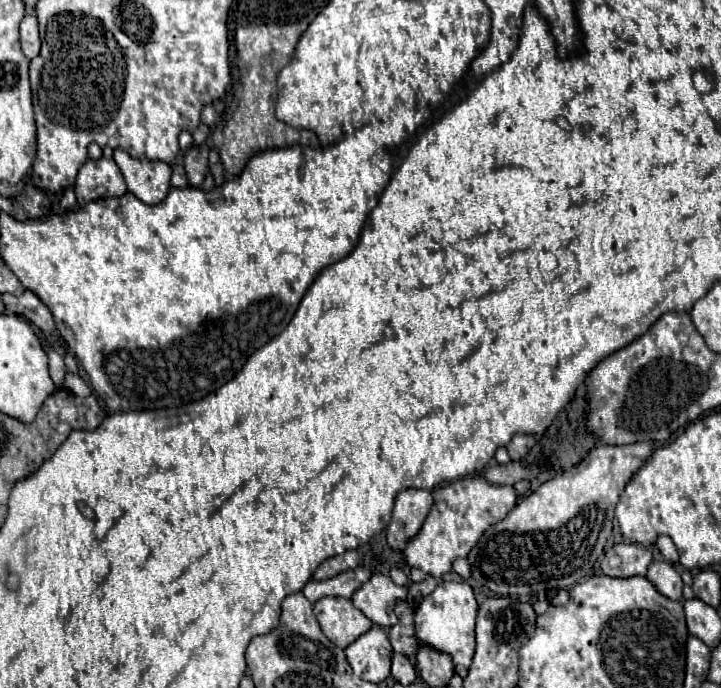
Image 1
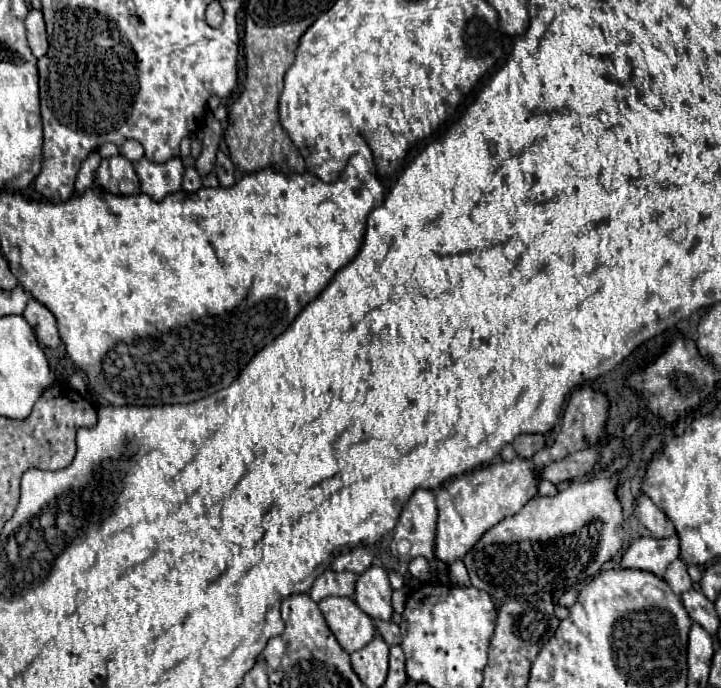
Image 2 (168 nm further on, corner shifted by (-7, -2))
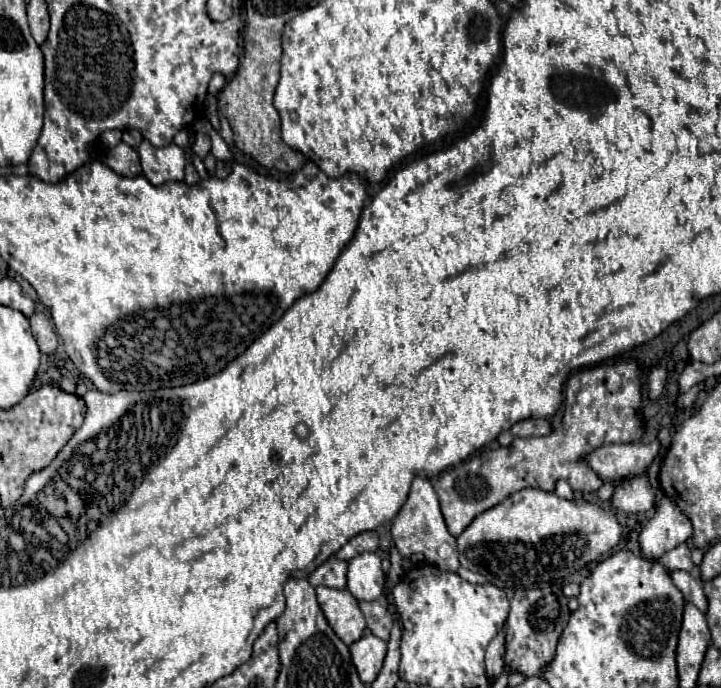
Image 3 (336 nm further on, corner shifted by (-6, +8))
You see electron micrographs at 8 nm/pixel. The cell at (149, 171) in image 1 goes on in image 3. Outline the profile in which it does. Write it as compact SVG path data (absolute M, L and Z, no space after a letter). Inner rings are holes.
M142 142L138 148L140 162L144 176L150 180L150 184L160 186L164 182L180 182L184 180L184 166L186 156L184 150L176 144L168 144L162 148L154 148L150 142Z

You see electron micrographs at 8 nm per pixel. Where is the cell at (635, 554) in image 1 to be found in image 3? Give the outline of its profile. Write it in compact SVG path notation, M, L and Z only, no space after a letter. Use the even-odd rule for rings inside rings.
M664 496L656 506L656 516L640 532L640 548L644 558L660 560L660 556L692 536L690 518Z

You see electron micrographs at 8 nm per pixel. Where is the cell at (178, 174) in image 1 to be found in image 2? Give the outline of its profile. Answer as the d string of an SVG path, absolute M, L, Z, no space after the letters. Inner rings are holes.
M187 168L183 176L183 190L185 192L197 192L201 188L201 176L195 168Z

